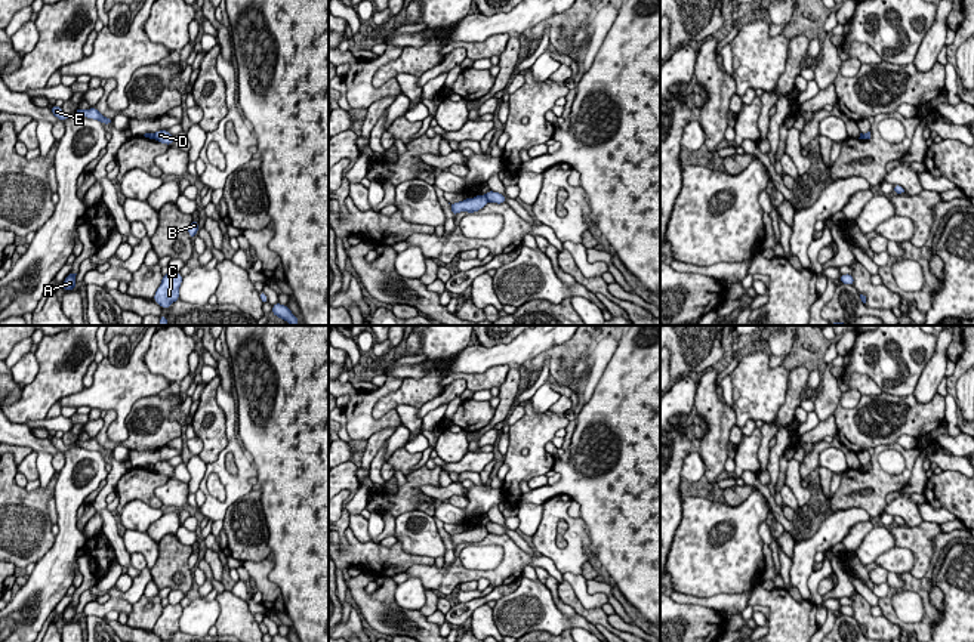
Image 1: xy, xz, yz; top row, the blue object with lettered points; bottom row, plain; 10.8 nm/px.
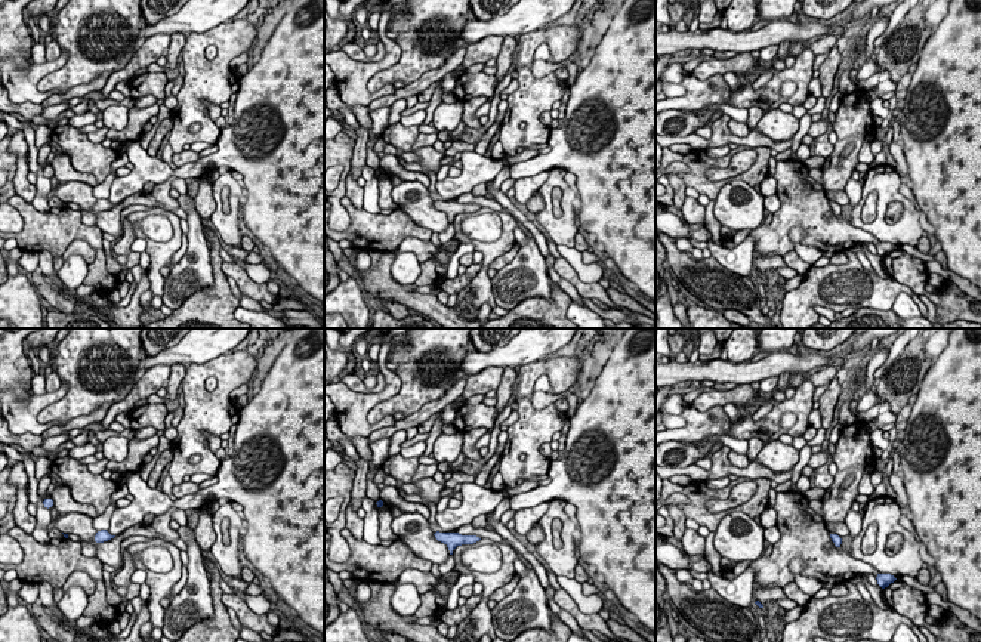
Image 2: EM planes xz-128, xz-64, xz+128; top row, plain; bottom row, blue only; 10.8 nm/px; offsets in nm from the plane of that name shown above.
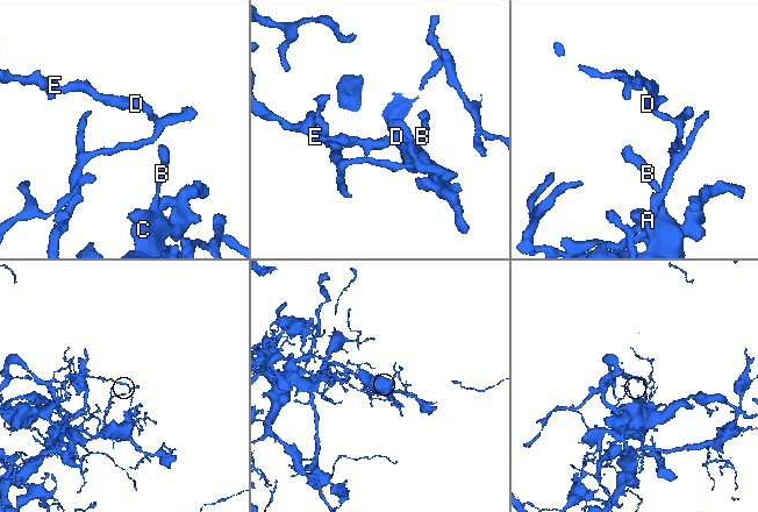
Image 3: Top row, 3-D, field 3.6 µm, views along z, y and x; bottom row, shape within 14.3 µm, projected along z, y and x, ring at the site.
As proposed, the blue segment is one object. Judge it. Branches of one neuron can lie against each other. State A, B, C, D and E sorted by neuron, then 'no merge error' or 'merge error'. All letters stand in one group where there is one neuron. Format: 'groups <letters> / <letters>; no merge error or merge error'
groups A B C D / E; merge error

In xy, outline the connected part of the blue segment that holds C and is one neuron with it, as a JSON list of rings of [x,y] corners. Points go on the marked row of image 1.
[[[167,272],[163,275],[161,284],[154,294],[154,302],[161,308],[167,309],[173,302],[179,300],[179,287],[182,283],[182,275]]]

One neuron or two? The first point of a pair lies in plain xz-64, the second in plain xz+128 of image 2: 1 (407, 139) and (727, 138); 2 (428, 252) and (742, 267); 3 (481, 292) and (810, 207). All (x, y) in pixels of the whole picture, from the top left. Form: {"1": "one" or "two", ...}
{"1": "two", "2": "two", "3": "one"}

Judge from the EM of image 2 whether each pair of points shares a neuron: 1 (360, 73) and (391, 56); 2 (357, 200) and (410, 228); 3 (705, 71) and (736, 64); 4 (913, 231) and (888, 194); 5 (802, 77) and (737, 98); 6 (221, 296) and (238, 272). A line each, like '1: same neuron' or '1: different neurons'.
1: same neuron
2: different neurons
3: same neuron
4: same neuron
5: same neuron
6: different neurons

